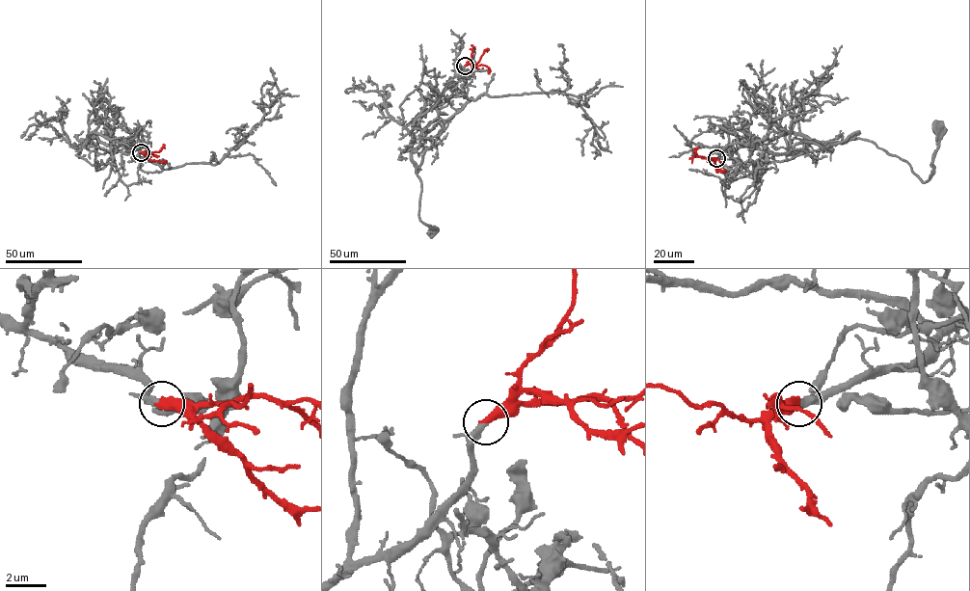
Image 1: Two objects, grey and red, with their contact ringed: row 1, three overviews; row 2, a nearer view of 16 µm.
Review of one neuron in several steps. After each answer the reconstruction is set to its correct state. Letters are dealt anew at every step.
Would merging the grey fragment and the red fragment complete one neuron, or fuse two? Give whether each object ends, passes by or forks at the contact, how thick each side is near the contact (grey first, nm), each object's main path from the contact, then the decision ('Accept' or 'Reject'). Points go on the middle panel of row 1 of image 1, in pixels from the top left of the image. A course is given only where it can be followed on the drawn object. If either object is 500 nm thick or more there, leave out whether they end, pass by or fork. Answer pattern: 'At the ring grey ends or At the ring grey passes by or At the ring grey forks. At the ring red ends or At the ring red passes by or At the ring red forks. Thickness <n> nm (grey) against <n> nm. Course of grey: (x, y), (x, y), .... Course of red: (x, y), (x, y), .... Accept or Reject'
At the ring grey ends. At the ring red ends. Thickness 380 nm (grey) against 480 nm. Course of grey: (465, 66), (440, 98), (414, 122), (411, 156), (421, 187), (418, 216), (438, 229), (432, 231). Course of red: (465, 66), (475, 64), (489, 50). Accept

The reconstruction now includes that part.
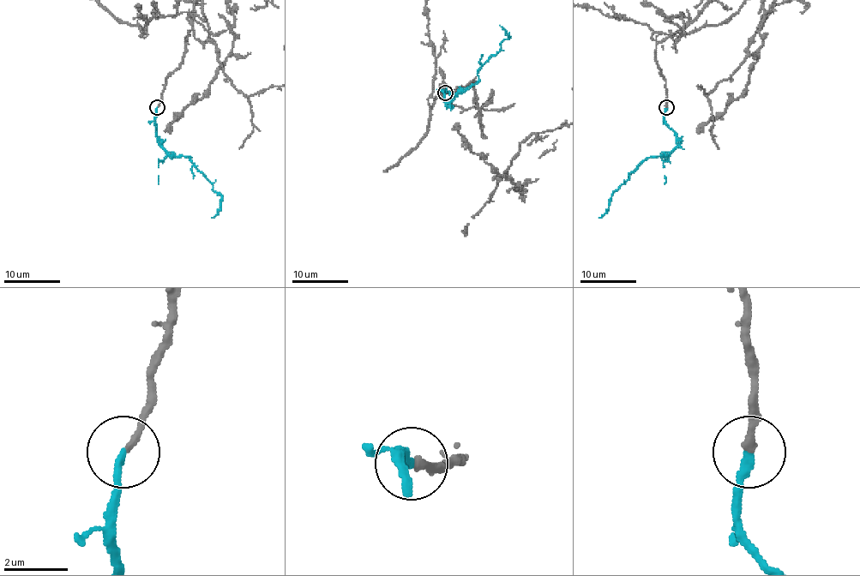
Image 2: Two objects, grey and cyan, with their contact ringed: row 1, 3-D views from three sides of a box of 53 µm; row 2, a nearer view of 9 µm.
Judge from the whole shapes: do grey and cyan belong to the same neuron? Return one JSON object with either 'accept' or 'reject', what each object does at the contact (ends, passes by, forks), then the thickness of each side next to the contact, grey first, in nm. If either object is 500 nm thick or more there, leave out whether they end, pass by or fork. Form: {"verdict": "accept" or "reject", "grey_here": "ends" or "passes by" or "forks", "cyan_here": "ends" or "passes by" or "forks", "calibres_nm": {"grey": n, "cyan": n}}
{"verdict": "accept", "grey_here": "ends", "cyan_here": "ends", "calibres_nm": {"grey": 220, "cyan": 240}}

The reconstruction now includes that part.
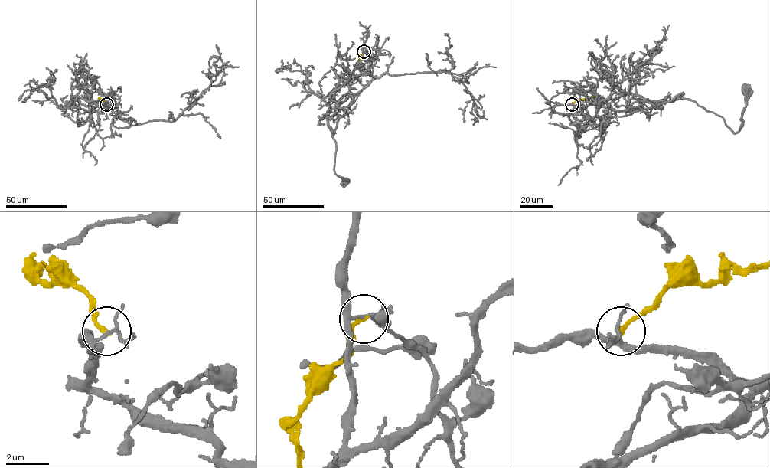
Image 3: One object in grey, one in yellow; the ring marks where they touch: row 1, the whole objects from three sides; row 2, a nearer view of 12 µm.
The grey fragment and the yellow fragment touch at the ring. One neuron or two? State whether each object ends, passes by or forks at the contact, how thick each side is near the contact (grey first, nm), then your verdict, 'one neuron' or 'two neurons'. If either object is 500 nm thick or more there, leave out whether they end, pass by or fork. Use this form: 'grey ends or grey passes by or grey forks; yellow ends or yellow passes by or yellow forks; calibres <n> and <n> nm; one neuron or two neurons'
grey forks; yellow ends; calibres 130 and 220 nm; two neurons

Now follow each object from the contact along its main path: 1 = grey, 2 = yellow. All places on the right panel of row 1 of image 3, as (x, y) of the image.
1: (572, 104), (610, 103), (627, 93), (648, 101), (686, 99), (720, 116), (734, 133), (742, 126), (746, 90)
2: (572, 104), (594, 95)

